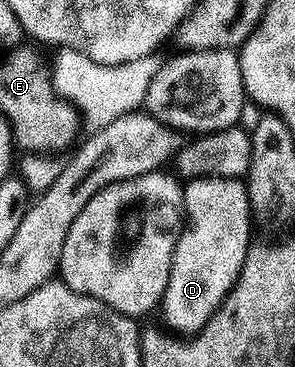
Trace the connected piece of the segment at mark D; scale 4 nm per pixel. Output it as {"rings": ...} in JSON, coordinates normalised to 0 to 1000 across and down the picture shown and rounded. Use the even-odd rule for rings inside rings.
{"rings":[[[651,485],[620,507],[627,613],[586,687],[573,774],[546,826],[549,886],[610,913],[671,910],[769,812],[831,719],[851,649],[851,559],[834,493],[803,485]]]}

